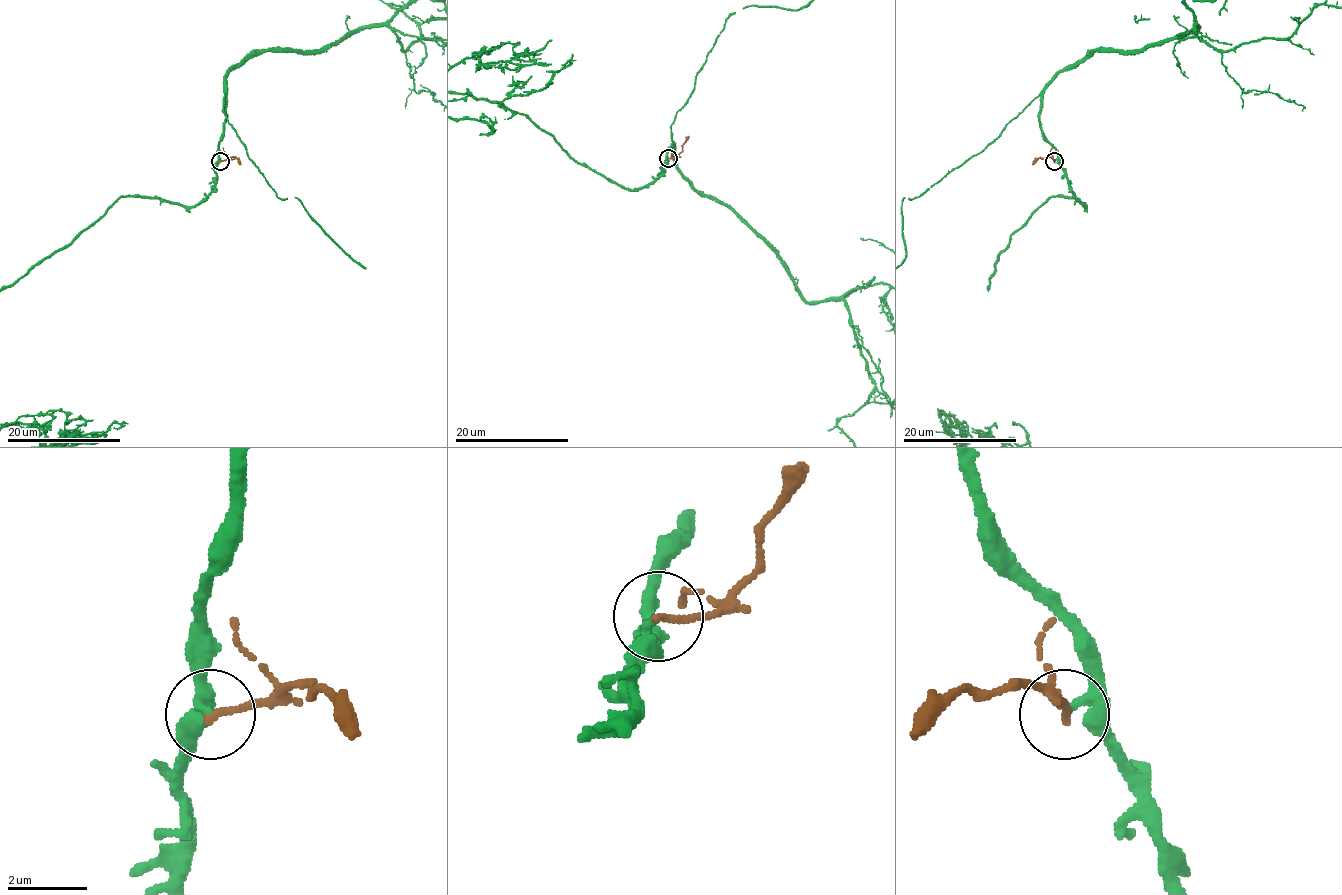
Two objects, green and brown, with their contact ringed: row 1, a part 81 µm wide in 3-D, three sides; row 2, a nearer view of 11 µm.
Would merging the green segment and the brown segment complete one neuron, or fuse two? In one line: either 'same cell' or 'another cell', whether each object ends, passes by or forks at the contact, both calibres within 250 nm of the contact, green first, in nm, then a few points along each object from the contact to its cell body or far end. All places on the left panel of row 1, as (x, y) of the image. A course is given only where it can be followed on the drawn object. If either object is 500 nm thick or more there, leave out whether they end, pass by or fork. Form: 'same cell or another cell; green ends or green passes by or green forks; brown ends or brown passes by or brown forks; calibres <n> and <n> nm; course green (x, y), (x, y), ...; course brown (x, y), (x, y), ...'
another cell; green ends; brown ends; calibres 240 and 180 nm; course brown (220, 161), (234, 158), (240, 163)

